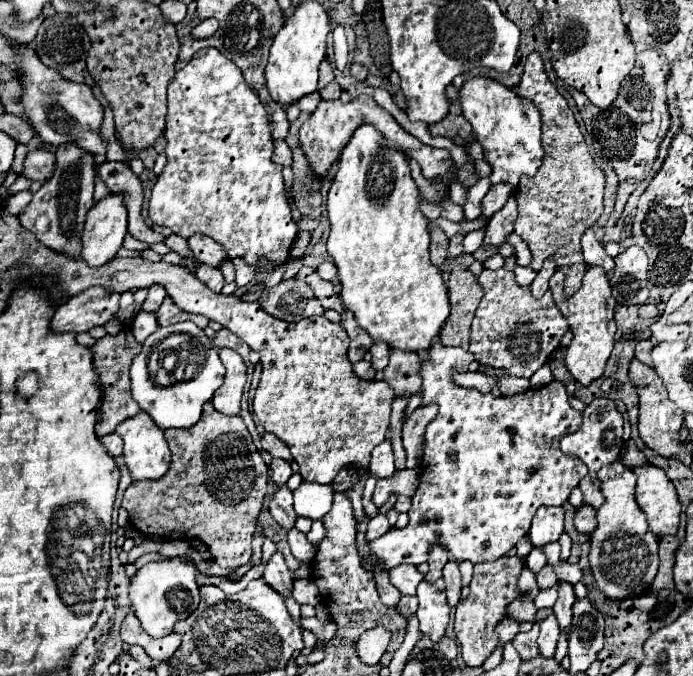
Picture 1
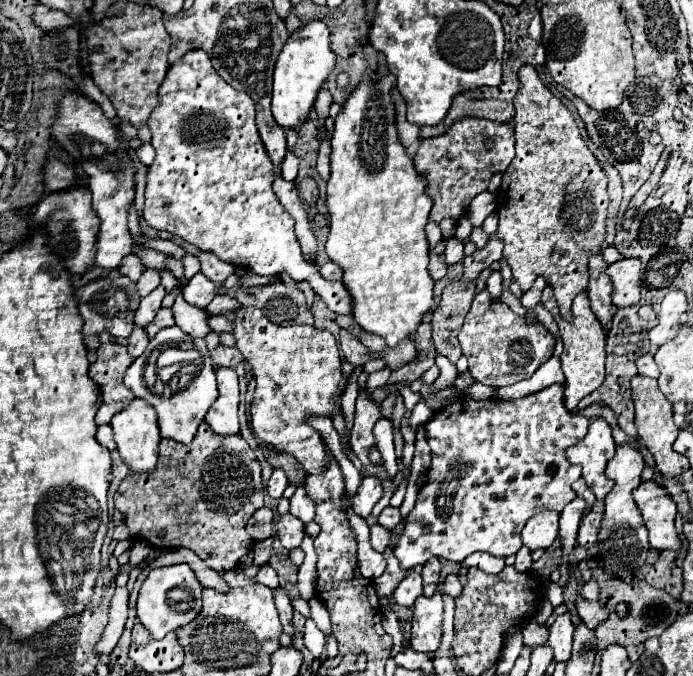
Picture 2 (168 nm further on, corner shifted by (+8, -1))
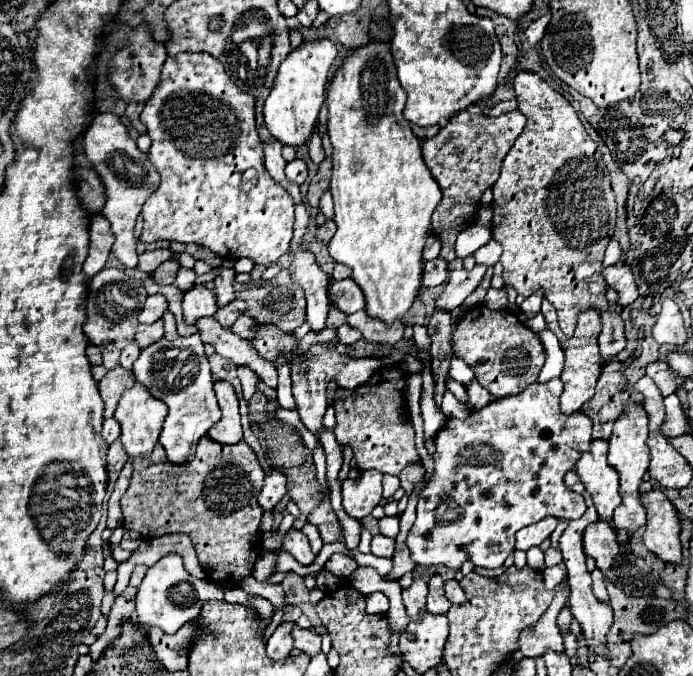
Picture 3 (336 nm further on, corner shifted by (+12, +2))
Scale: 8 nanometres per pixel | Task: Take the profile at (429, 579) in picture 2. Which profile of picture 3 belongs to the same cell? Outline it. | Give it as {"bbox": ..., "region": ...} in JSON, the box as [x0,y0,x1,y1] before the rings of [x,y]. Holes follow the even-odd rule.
{"bbox":[426,573,452,613],"region":[[[438,573],[430,575],[428,581],[428,603],[426,609],[430,613],[446,613],[452,607],[452,603],[444,597],[444,581]]]}

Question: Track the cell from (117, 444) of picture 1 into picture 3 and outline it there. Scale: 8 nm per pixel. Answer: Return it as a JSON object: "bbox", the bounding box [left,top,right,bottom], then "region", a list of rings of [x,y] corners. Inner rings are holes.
{"bbox":[102,419,120,443],"region":[[[104,419],[104,425],[102,425],[102,437],[106,443],[112,443],[120,437],[120,425],[112,419]]]}

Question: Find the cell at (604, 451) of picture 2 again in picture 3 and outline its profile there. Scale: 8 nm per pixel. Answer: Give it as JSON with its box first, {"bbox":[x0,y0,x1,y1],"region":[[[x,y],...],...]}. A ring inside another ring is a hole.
{"bbox":[576,439,620,521],"region":[[[592,439],[590,451],[582,453],[576,463],[576,473],[584,483],[586,491],[592,495],[594,507],[600,519],[610,521],[616,505],[620,505],[618,495],[618,473],[606,461],[608,441],[606,439]]]}

